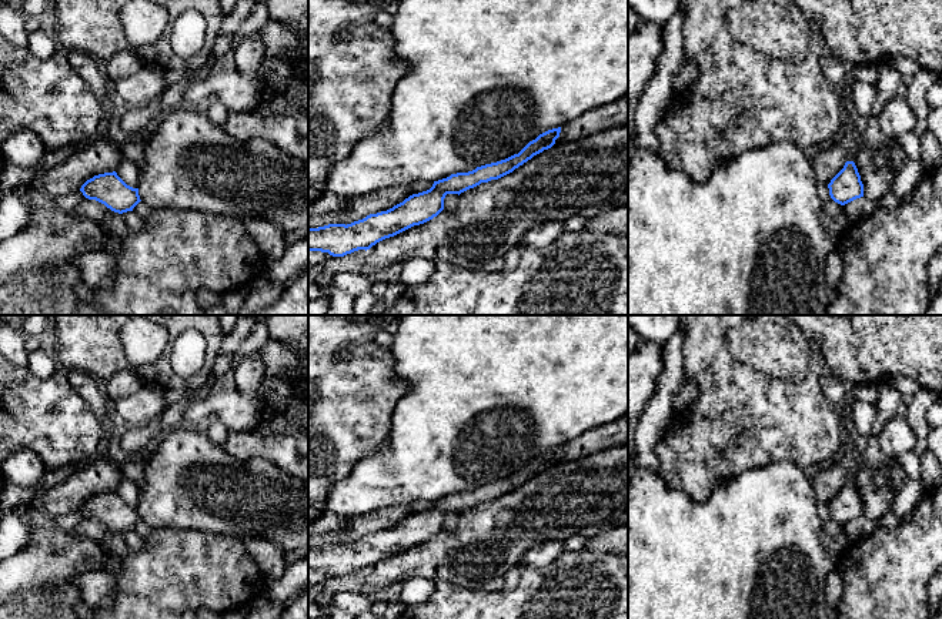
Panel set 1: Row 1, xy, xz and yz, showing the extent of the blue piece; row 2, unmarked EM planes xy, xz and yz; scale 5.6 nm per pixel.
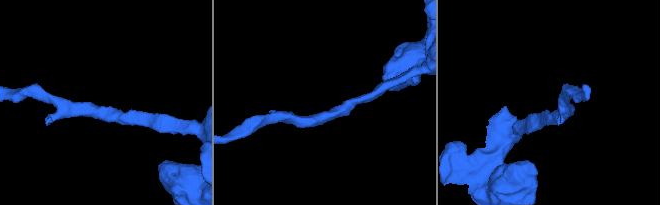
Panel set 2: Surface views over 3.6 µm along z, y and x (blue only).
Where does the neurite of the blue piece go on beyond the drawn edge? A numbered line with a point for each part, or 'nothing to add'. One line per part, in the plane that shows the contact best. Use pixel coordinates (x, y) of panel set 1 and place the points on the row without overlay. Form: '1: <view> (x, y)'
nothing to add

